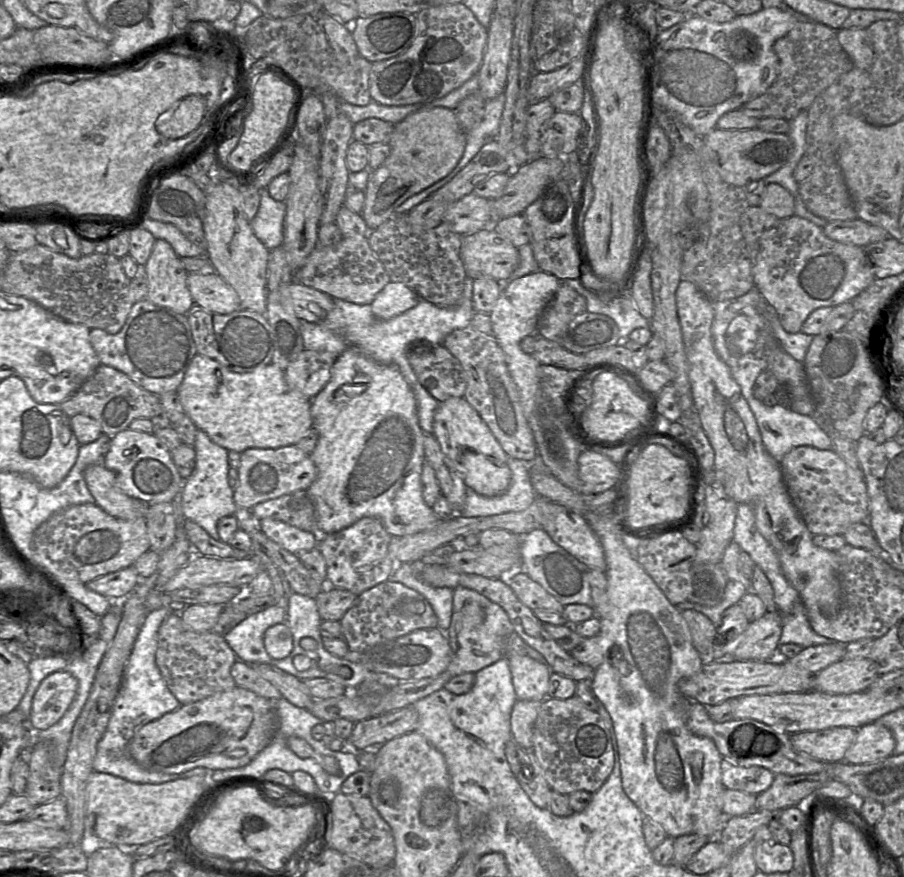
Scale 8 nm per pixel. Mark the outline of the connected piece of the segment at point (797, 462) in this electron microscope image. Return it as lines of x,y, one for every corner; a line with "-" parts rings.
797,446
784,455
780,468
791,501
813,536
843,536
851,525
868,522
869,498
863,472
848,466
833,450

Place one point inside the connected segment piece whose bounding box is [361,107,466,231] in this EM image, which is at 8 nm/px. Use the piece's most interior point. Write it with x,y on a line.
425,146

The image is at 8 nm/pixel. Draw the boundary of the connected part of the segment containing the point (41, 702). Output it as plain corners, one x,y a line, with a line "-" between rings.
68,671
49,674
39,684
28,718
32,731
46,730
56,724
71,705
78,689
78,680

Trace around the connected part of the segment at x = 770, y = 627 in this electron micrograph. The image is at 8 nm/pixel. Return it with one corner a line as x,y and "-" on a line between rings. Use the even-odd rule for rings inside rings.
779,611
767,612
751,622
738,638
732,652
735,660
765,662
775,656
782,633
783,616

